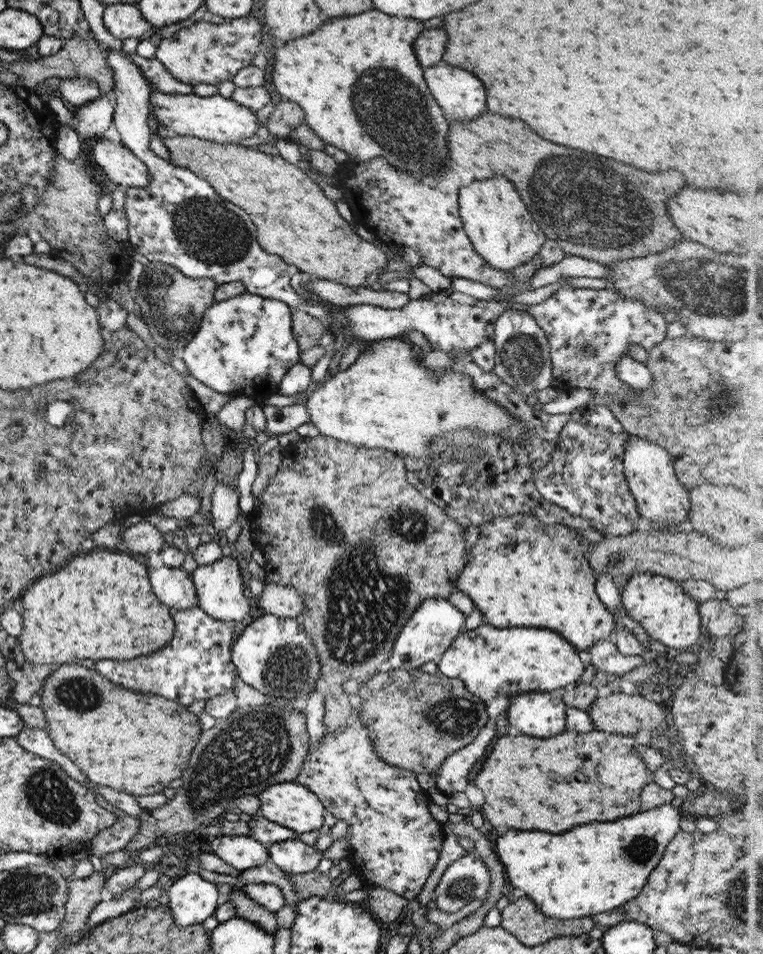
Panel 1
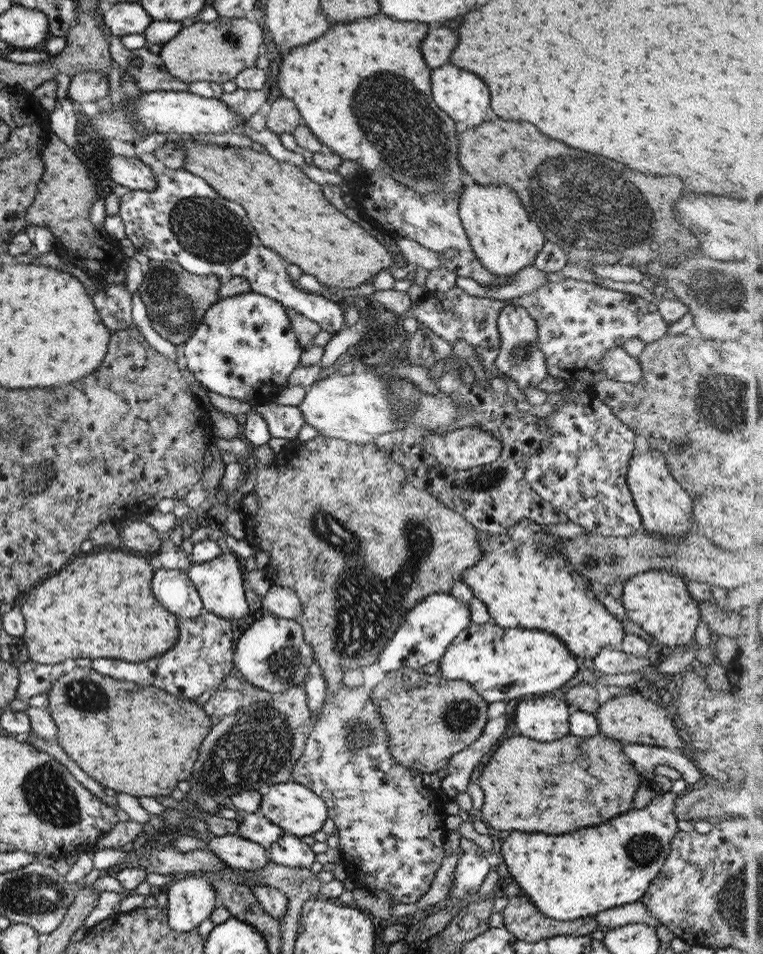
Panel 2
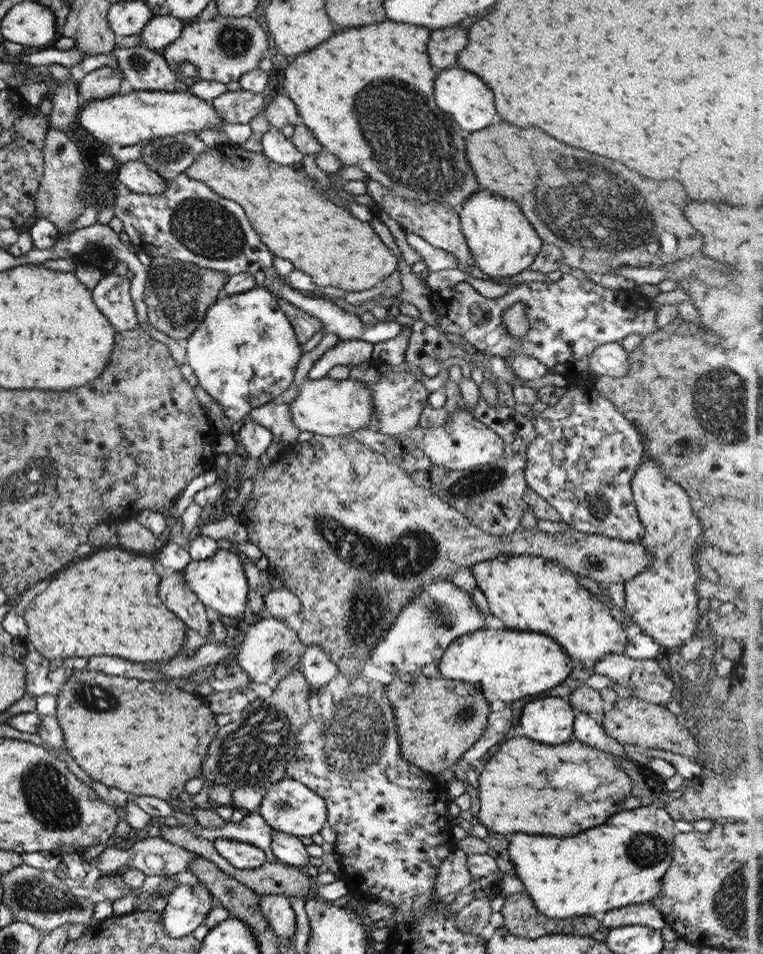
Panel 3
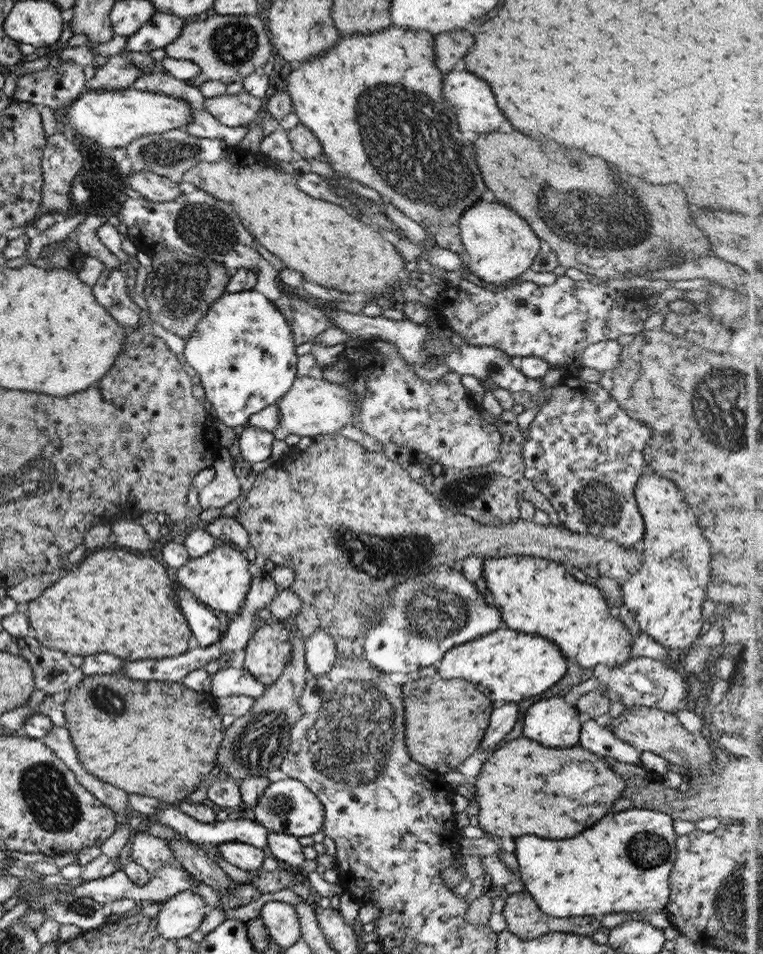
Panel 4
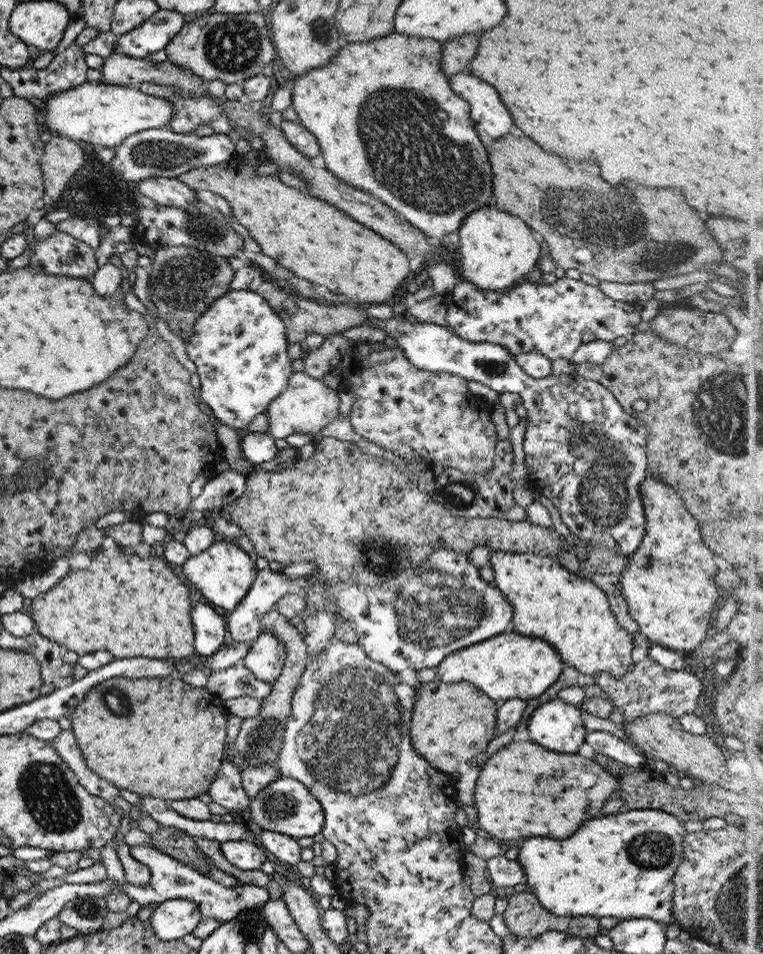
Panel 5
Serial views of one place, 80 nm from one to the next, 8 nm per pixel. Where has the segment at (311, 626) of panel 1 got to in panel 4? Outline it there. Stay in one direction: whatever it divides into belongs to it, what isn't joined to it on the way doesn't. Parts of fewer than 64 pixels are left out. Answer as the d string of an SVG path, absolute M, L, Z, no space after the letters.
M339 433L315 436L303 451L289 448L279 463L257 474L234 516L233 519L246 530L248 544L257 554L263 554L274 566L295 571L289 589L302 602L296 616L299 632L307 636L316 628L322 628L334 642L339 638L361 640L369 626L367 618L371 610L379 611L377 604L381 598L359 596L361 592L385 594L385 590L407 578L430 572L440 564L459 564L467 556L481 559L511 555L543 557L567 567L574 566L590 575L590 580L605 577L619 582L633 575L642 563L638 546L625 548L619 542L607 543L562 526L543 526L521 518L509 525L489 526L467 516L452 514L439 506L423 486L411 480L399 462L387 460L379 452L362 450L355 441L347 440Z

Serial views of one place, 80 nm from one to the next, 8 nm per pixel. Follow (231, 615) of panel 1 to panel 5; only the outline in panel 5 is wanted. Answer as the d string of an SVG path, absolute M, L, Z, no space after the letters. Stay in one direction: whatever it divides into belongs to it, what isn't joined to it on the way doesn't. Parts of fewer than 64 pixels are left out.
M217 538L207 550L187 558L181 565L181 571L185 575L185 580L199 590L199 594L207 604L230 611L238 606L239 601L254 582L258 572L254 561L236 545Z

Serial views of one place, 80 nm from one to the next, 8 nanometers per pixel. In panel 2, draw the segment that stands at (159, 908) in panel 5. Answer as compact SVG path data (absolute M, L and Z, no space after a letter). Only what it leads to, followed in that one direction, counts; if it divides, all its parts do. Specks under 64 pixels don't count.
M181 875L164 891L167 895L167 928L189 932L211 915L215 908L214 886L200 875Z

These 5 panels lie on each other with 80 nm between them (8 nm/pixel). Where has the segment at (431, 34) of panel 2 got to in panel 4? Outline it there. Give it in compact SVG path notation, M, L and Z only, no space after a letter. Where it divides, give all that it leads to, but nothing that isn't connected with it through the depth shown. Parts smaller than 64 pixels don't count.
M452 30L434 35L434 63L442 74L455 68L463 54L471 48L473 38L465 30Z

